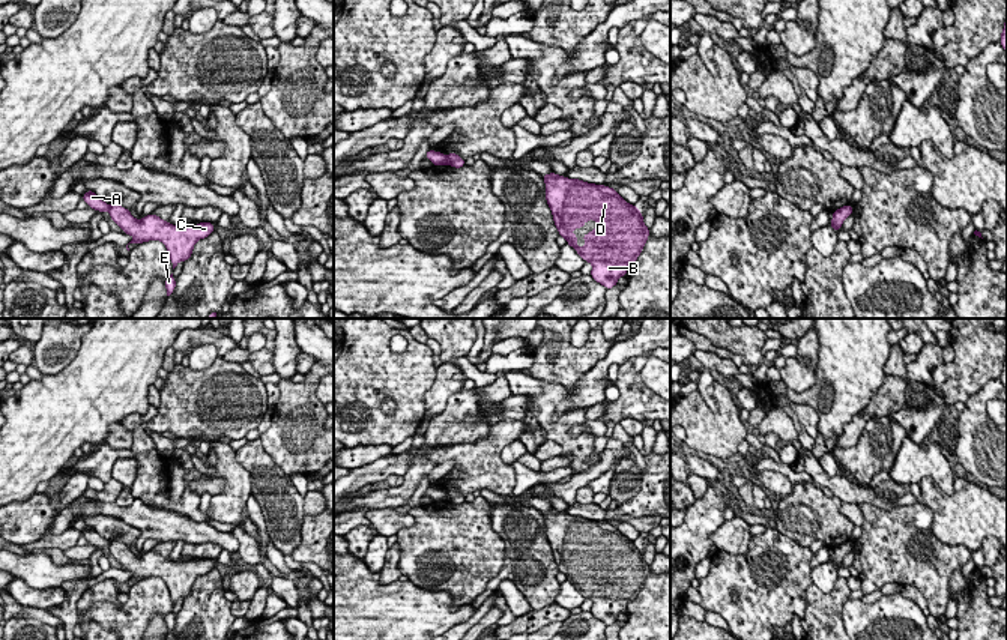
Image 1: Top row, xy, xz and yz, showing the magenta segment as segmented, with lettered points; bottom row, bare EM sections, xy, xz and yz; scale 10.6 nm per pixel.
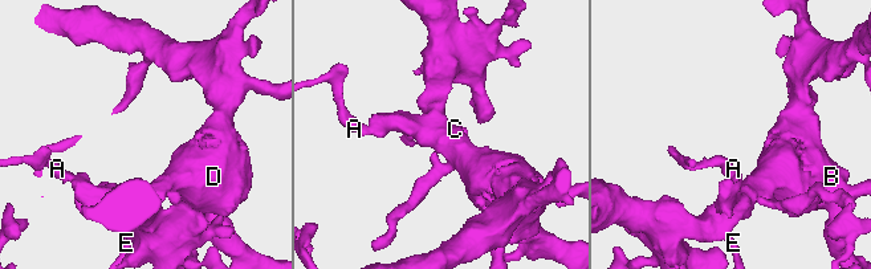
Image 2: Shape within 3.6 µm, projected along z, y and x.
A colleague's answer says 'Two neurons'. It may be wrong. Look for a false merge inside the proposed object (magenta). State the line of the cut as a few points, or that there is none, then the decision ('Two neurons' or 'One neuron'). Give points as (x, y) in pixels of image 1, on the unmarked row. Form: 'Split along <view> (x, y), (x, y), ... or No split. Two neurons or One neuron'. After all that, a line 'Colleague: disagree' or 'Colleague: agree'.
Split along xz (445, 493), (448, 499). Two neurons
Colleague: agree

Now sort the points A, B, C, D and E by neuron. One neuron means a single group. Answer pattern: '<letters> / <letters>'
A / B C D E

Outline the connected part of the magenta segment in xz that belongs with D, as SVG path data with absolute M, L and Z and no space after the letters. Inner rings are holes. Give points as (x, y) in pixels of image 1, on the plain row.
M553 508L543 511L543 517L559 572L592 601L594 617L607 626L615 623L619 613L627 613L627 605L649 574L637 542L627 539L616 526L606 521L568 515ZM589 556L595 557L595 565L583 571L586 581L579 584L577 571L571 568L583 565Z

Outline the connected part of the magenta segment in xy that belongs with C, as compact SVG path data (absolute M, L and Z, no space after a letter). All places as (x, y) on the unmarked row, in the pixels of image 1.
M110 542L111 556L134 575L129 580L143 580L149 577L159 577L165 581L173 605L179 598L186 598L192 592L194 581L213 569L213 560L201 557L198 562L189 560L185 563L173 562L159 553L150 550L140 557L123 544Z

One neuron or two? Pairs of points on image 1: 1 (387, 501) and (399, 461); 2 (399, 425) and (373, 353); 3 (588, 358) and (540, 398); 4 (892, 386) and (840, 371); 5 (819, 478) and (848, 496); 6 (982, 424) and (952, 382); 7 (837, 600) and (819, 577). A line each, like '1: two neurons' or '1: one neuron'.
1: two neurons
2: one neuron
3: two neurons
4: two neurons
5: one neuron
6: two neurons
7: two neurons

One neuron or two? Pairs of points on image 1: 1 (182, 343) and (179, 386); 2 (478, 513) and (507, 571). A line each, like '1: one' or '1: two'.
1: two
2: two

